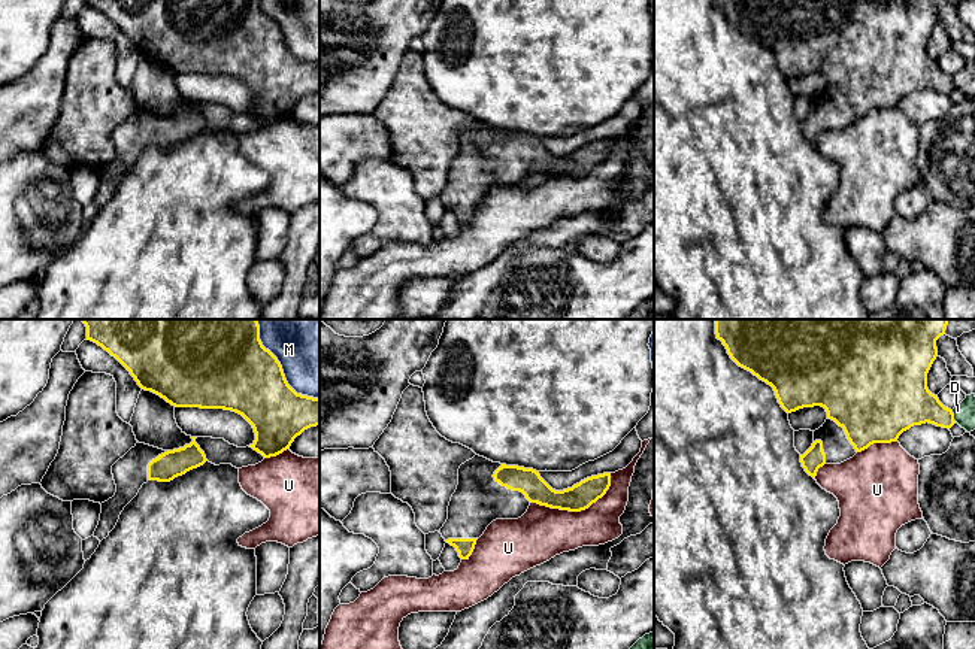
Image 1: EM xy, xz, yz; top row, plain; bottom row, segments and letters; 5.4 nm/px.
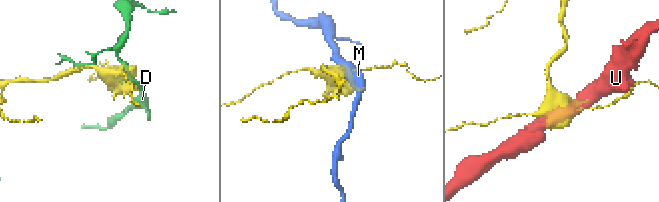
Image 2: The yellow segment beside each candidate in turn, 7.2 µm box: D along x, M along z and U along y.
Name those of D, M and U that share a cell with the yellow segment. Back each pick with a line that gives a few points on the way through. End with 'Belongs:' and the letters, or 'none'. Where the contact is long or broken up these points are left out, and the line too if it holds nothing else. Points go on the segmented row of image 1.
Belongs: none

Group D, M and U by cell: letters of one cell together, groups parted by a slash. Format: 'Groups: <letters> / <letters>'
Groups: D / M / U

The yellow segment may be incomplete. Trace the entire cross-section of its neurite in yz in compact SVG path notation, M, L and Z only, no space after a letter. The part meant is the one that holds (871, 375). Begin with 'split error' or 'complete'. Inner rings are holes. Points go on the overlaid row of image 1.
split error; M715 319L717 339L723 342L730 358L739 367L751 371L760 380L770 385L775 391L778 403L787 413L814 406L821 406L826 409L826 422L814 431L812 446L803 455L800 455L802 467L814 479L818 468L824 464L841 464L853 458L857 452L867 449L873 443L897 442L899 436L914 425L929 422L950 430L956 424L954 413L939 401L938 395L929 391L927 373L938 357L936 340L941 336L947 334L957 339L963 333L969 333L972 330L975 330L975 319Z

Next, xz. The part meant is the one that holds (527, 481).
split error; M475 455L458 468L458 485L448 506L448 519L439 533L461 559L469 559L476 540L493 521L518 519L532 503L581 512L602 498L609 486L611 473L603 473L555 491L533 468L493 463Z

